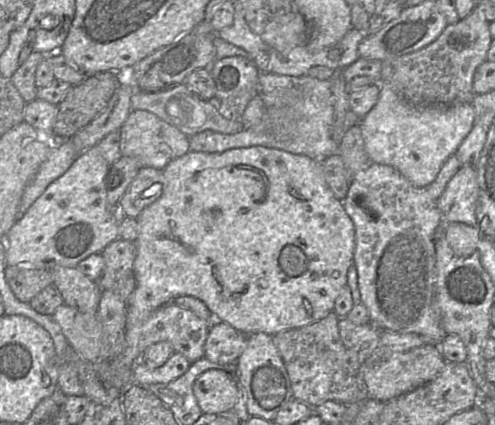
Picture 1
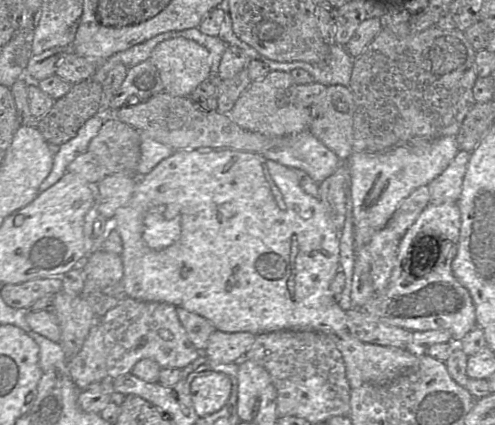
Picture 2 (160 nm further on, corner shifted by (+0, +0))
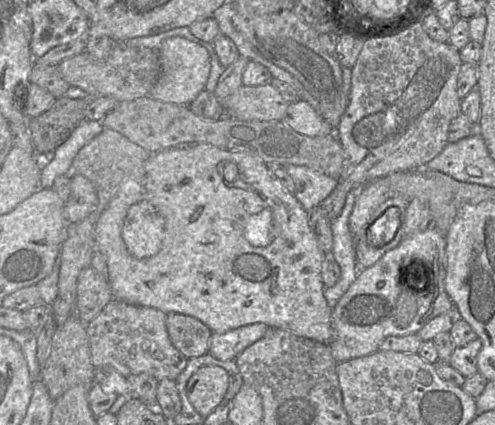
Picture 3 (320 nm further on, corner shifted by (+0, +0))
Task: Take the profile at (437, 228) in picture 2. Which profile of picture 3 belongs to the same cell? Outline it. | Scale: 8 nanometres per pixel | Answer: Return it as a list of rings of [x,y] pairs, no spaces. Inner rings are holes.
[[[432,226],[404,237],[372,267],[358,272],[354,282],[332,307],[331,320],[335,339],[329,347],[337,362],[376,352],[387,337],[417,334],[431,319],[454,307],[445,288],[445,247],[445,234]]]

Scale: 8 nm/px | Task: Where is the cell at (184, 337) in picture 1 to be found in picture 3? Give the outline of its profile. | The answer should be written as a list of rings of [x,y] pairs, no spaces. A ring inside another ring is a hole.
[[[112,299],[97,316],[85,323],[93,366],[96,368],[109,365],[126,378],[130,375],[146,373],[158,381],[163,379],[176,381],[179,374],[185,369],[188,359],[171,343],[165,318],[166,314],[156,308],[128,304]]]

